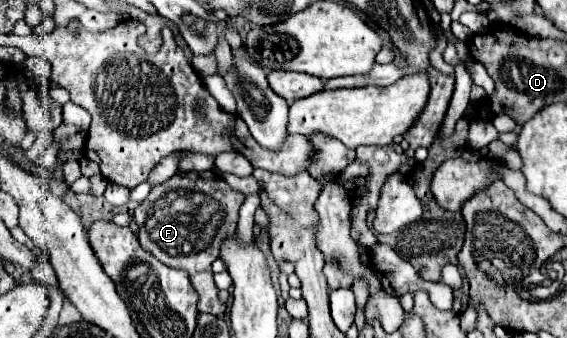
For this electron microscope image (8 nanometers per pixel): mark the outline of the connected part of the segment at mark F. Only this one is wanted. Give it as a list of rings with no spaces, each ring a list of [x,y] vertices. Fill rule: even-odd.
[[[178,171],[176,175],[172,175],[168,181],[164,181],[162,185],[156,185],[152,187],[150,195],[136,207],[134,211],[134,221],[138,223],[140,227],[140,233],[138,233],[138,241],[140,245],[150,251],[156,259],[160,259],[164,265],[168,267],[174,267],[174,269],[186,269],[190,273],[190,279],[192,279],[192,285],[198,289],[198,295],[200,295],[200,303],[198,303],[198,309],[202,313],[212,313],[212,315],[218,315],[218,313],[224,313],[226,311],[226,303],[220,301],[218,297],[218,287],[214,281],[208,281],[212,277],[212,261],[216,261],[220,257],[220,243],[226,235],[232,235],[236,231],[236,221],[238,221],[238,209],[240,209],[240,201],[244,199],[244,195],[240,191],[234,191],[218,173],[214,171],[206,171],[204,175],[200,173],[182,173]],[[208,215],[226,215],[218,235],[212,239],[210,247],[208,247]]]

